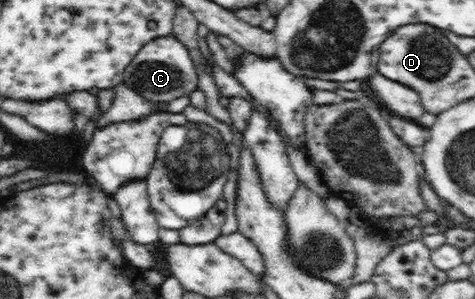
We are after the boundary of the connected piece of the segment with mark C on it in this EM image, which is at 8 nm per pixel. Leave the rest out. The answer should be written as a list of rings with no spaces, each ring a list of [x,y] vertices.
[[[174,35],[147,42],[123,72],[123,84],[153,103],[169,103],[187,96],[198,88],[198,72],[187,47]]]

